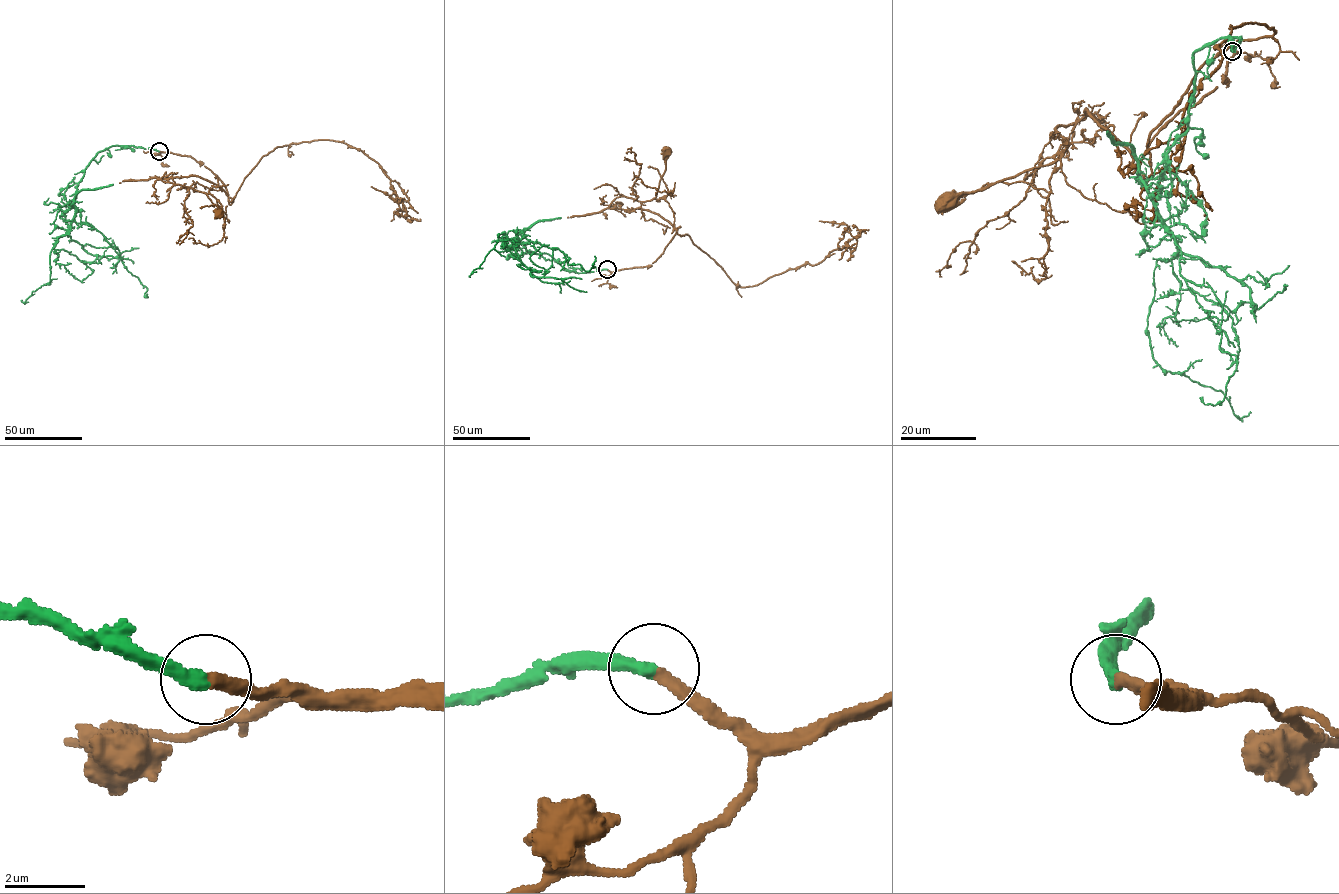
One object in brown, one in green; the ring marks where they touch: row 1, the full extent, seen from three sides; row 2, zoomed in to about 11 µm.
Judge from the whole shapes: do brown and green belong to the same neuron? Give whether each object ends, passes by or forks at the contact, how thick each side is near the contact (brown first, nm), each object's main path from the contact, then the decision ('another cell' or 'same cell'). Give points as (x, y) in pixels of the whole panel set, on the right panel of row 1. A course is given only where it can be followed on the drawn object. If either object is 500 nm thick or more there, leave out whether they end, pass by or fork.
brown ends there; green ends there; 320 nm thick on the brown side, 360 nm on the other; brown runs (1232, 51), (1225, 78), (1132, 172), (1084, 111), (1056, 128), (1055, 161), (944, 201); green runs (1232, 51), (1241, 37), (1194, 53), (1187, 129), (1159, 195), (1148, 187), (1236, 357), (1223, 400), (1200, 397); same cell

